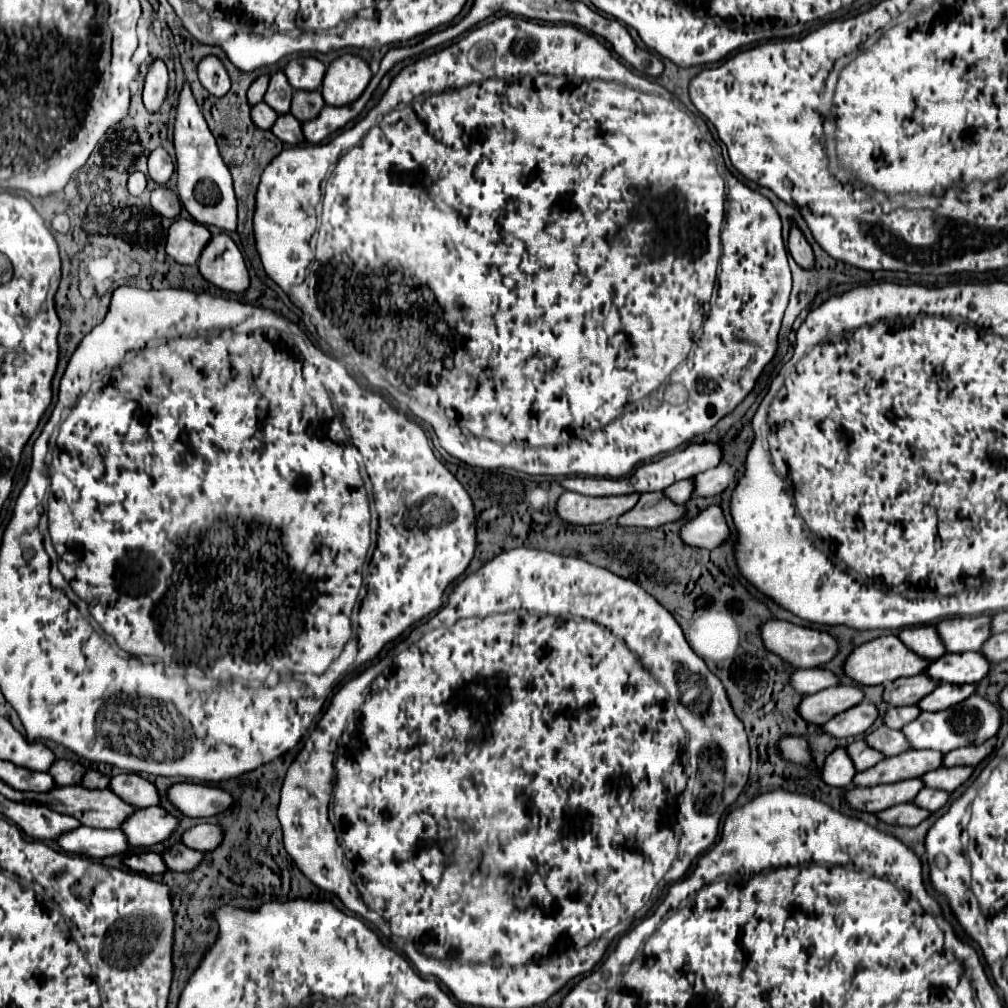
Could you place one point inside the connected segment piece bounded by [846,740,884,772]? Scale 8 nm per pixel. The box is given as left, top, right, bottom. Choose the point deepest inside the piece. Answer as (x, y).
(862, 757)

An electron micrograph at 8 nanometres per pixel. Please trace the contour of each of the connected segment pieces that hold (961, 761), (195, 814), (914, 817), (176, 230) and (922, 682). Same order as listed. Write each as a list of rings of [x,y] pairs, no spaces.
[[[996,738],[986,740],[980,746],[966,746],[966,748],[956,748],[942,758],[942,766],[976,766],[980,764],[992,750],[994,750]]]
[[[176,782],[168,788],[168,800],[188,818],[206,818],[224,812],[232,796],[216,786],[196,782]]]
[[[898,804],[888,810],[882,810],[878,814],[878,820],[890,826],[918,826],[928,816],[930,816],[928,810],[922,810],[914,804]]]
[[[176,218],[168,230],[166,254],[172,256],[178,264],[194,264],[208,240],[210,232],[204,224]]]
[[[918,674],[912,678],[898,678],[894,682],[888,682],[884,686],[882,698],[890,706],[908,706],[922,700],[934,688],[936,686],[930,682],[930,678],[926,678],[924,674]]]

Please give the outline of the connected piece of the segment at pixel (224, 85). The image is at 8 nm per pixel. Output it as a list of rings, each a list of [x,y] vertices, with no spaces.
[[[208,54],[206,58],[200,60],[198,78],[212,96],[224,96],[230,90],[230,76],[228,76],[222,60],[214,54]]]

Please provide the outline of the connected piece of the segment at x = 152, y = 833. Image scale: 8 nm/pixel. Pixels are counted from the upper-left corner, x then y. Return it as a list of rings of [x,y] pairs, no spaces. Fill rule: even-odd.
[[[160,806],[136,808],[120,826],[122,834],[126,836],[128,844],[138,846],[152,846],[166,840],[172,830],[176,828],[176,818],[166,814]]]

